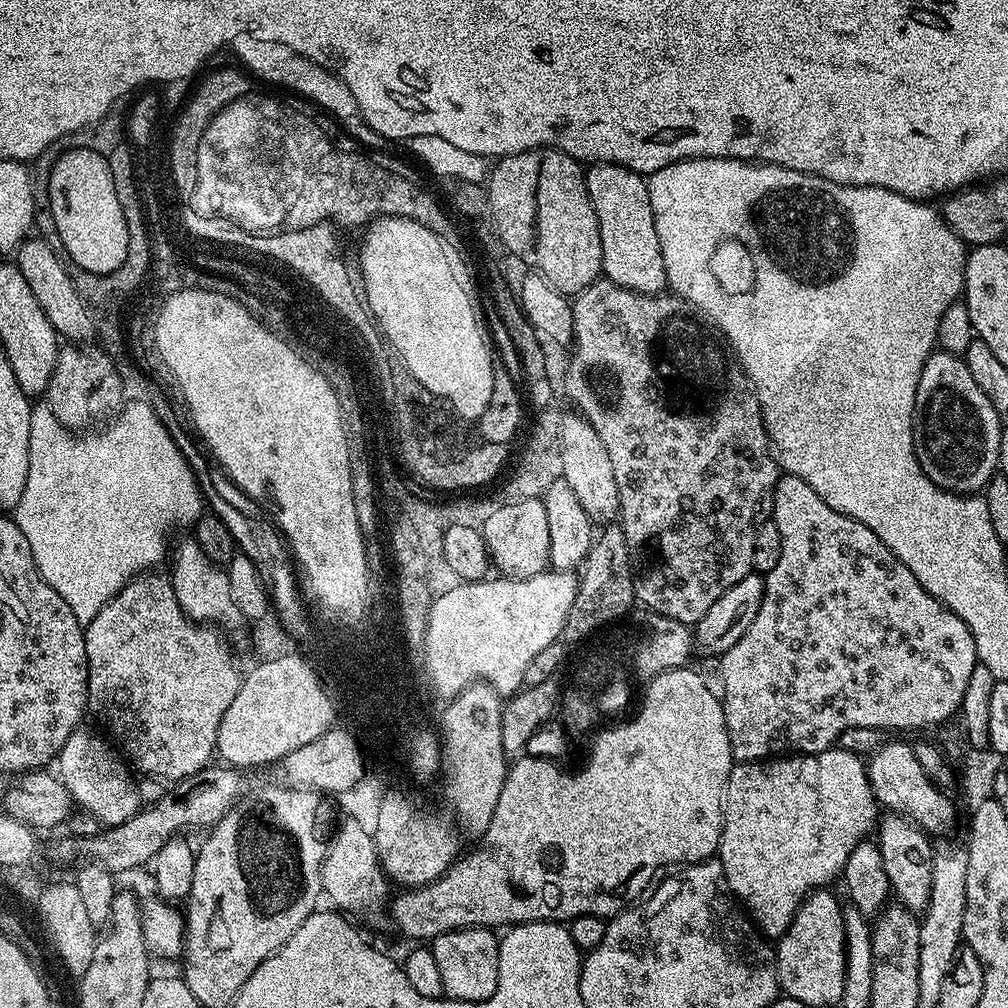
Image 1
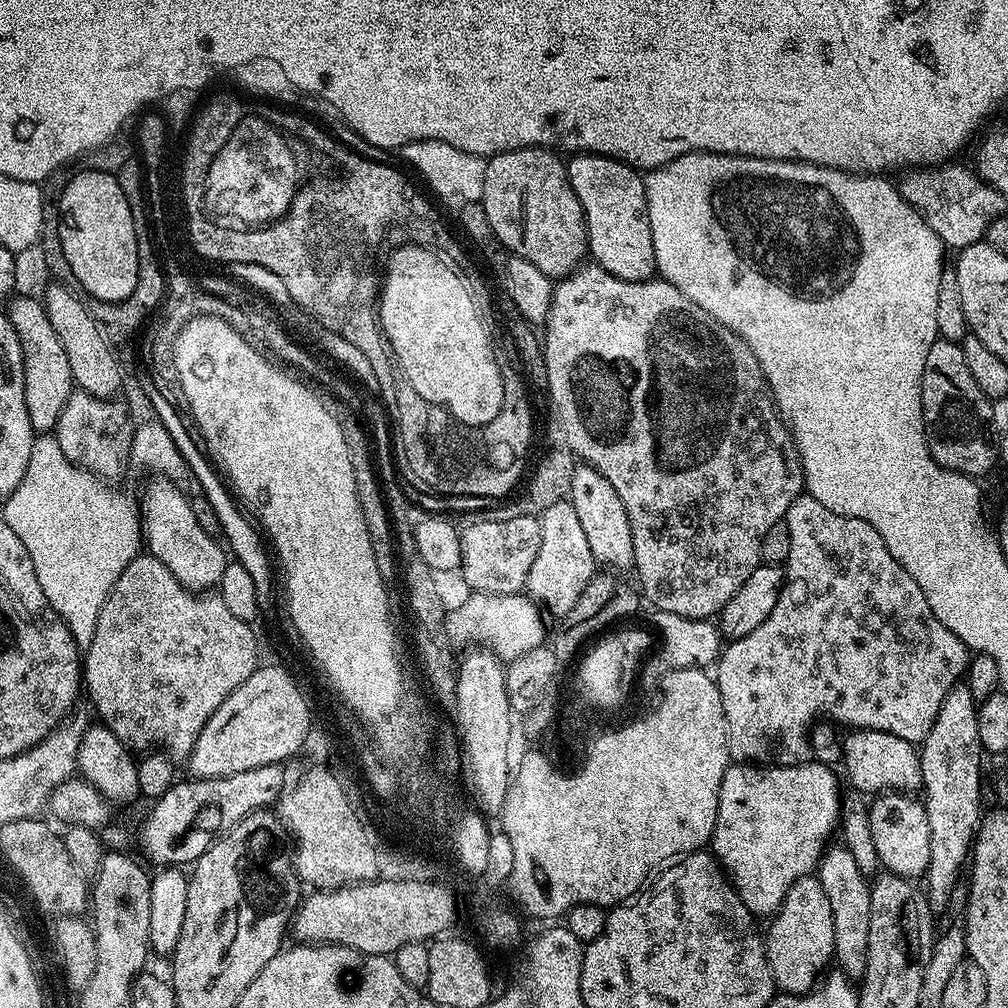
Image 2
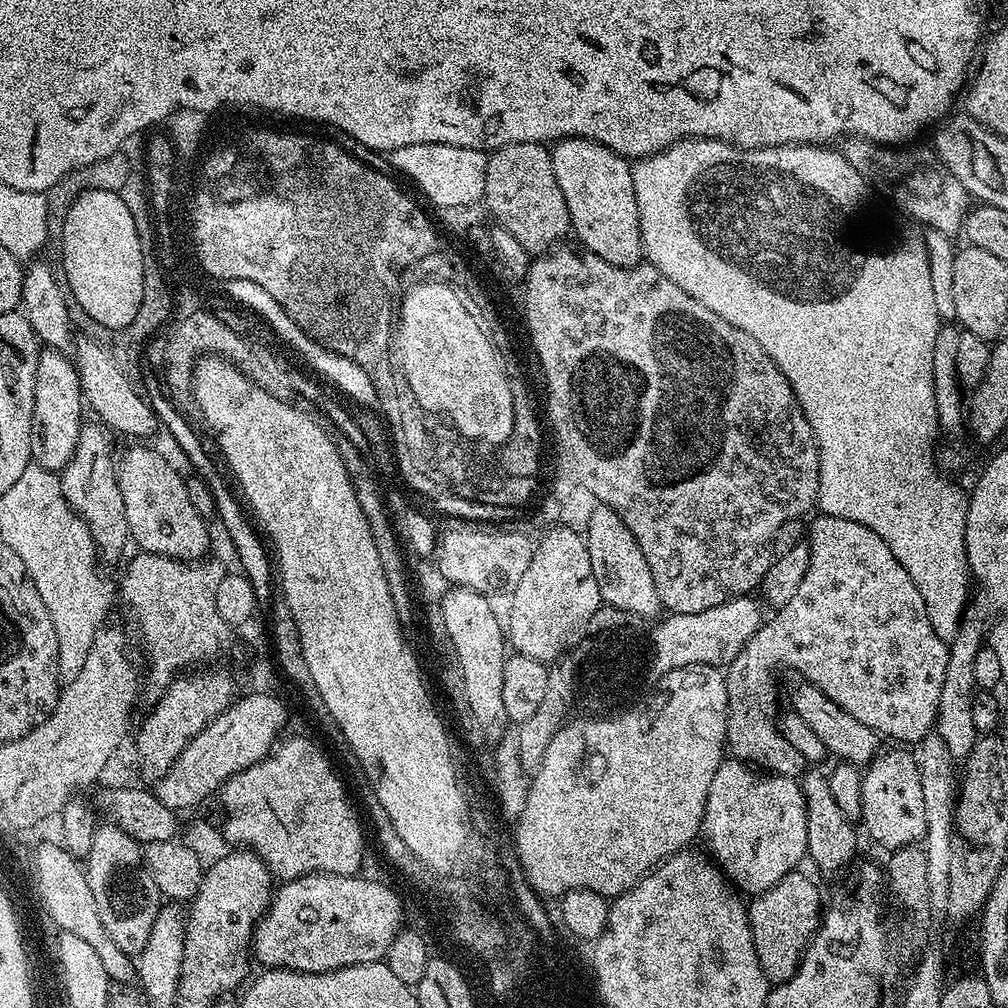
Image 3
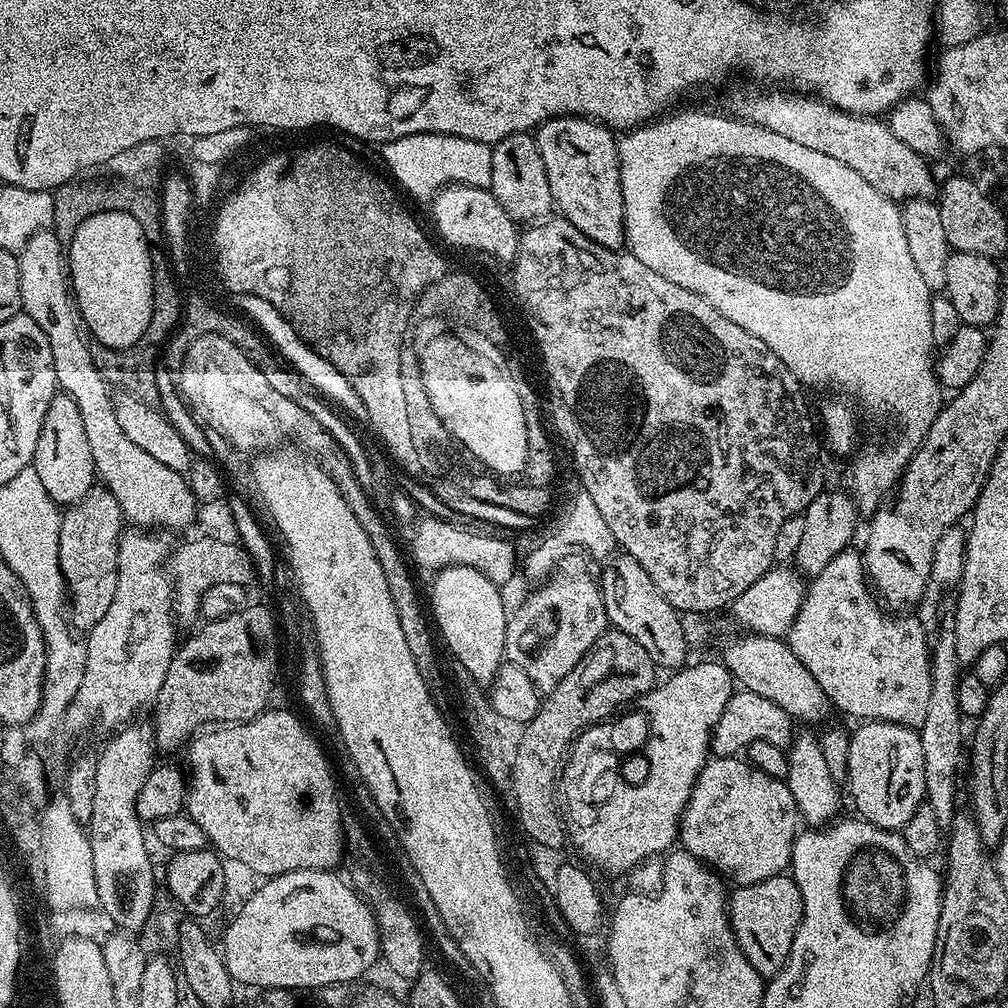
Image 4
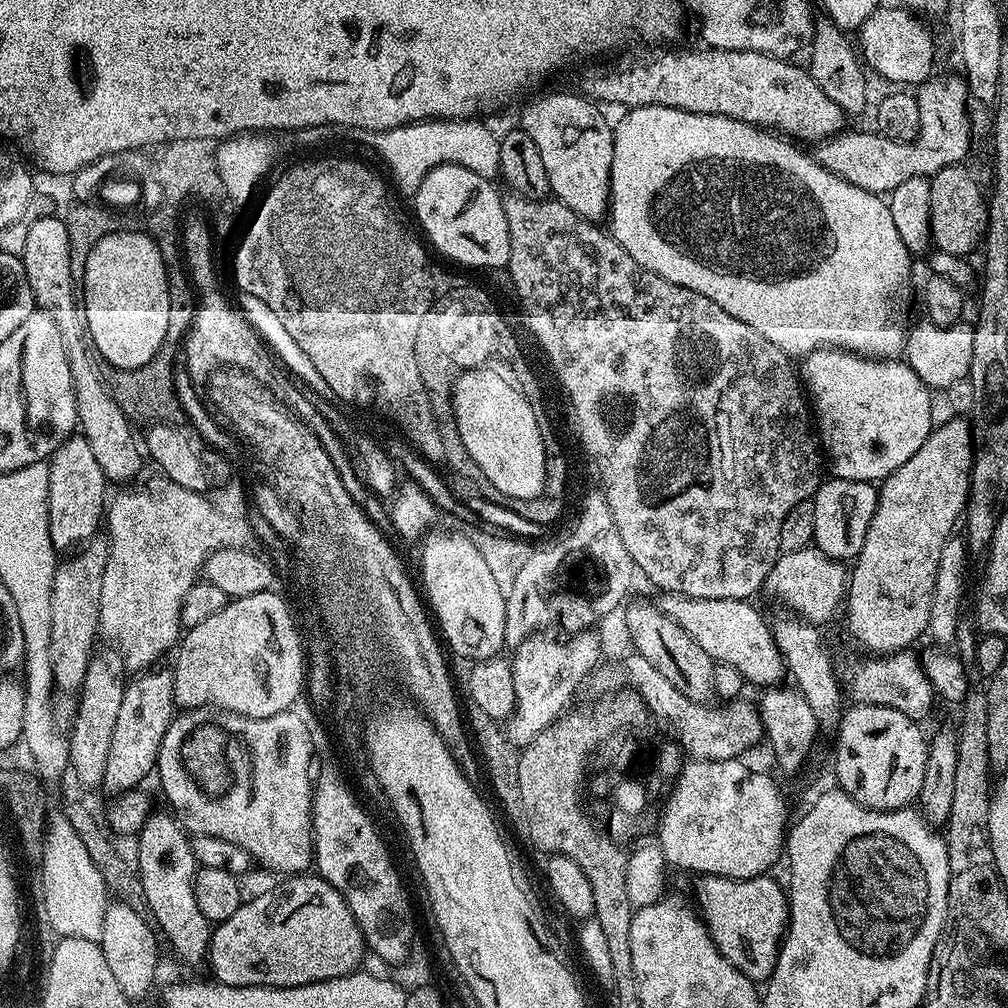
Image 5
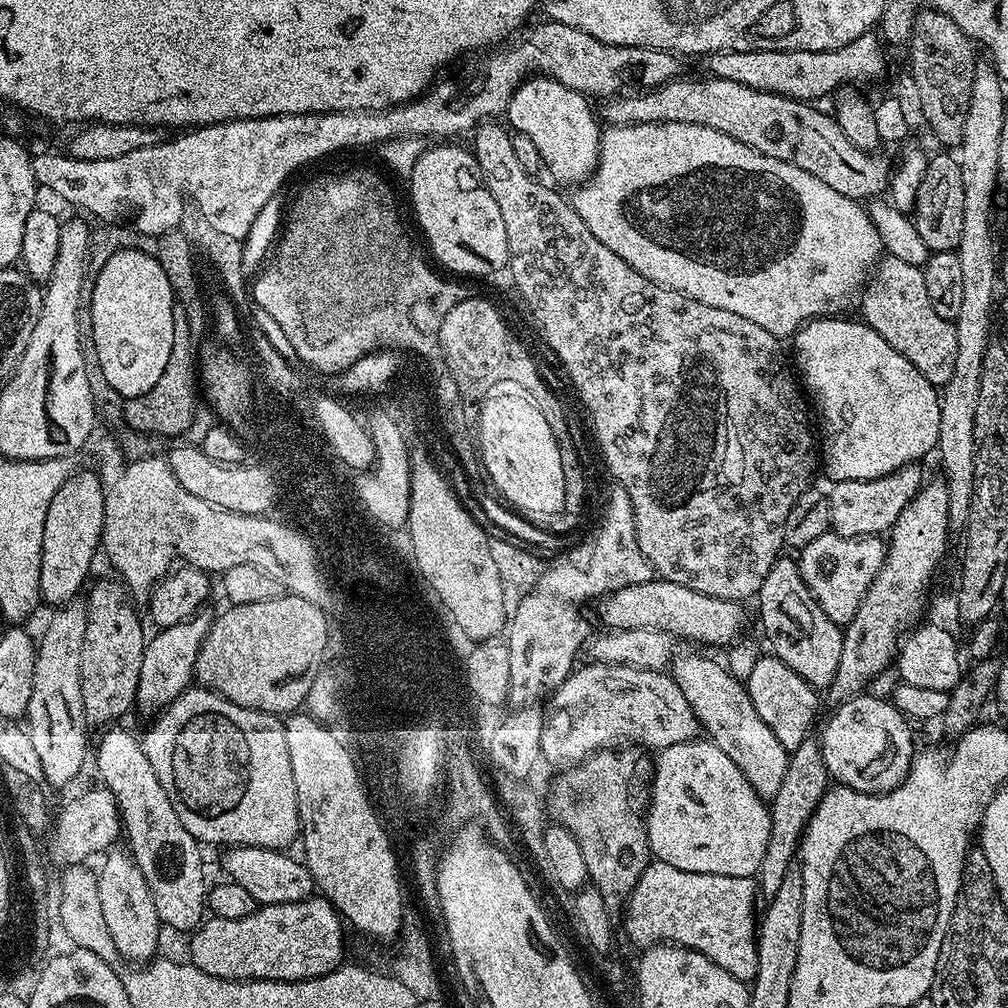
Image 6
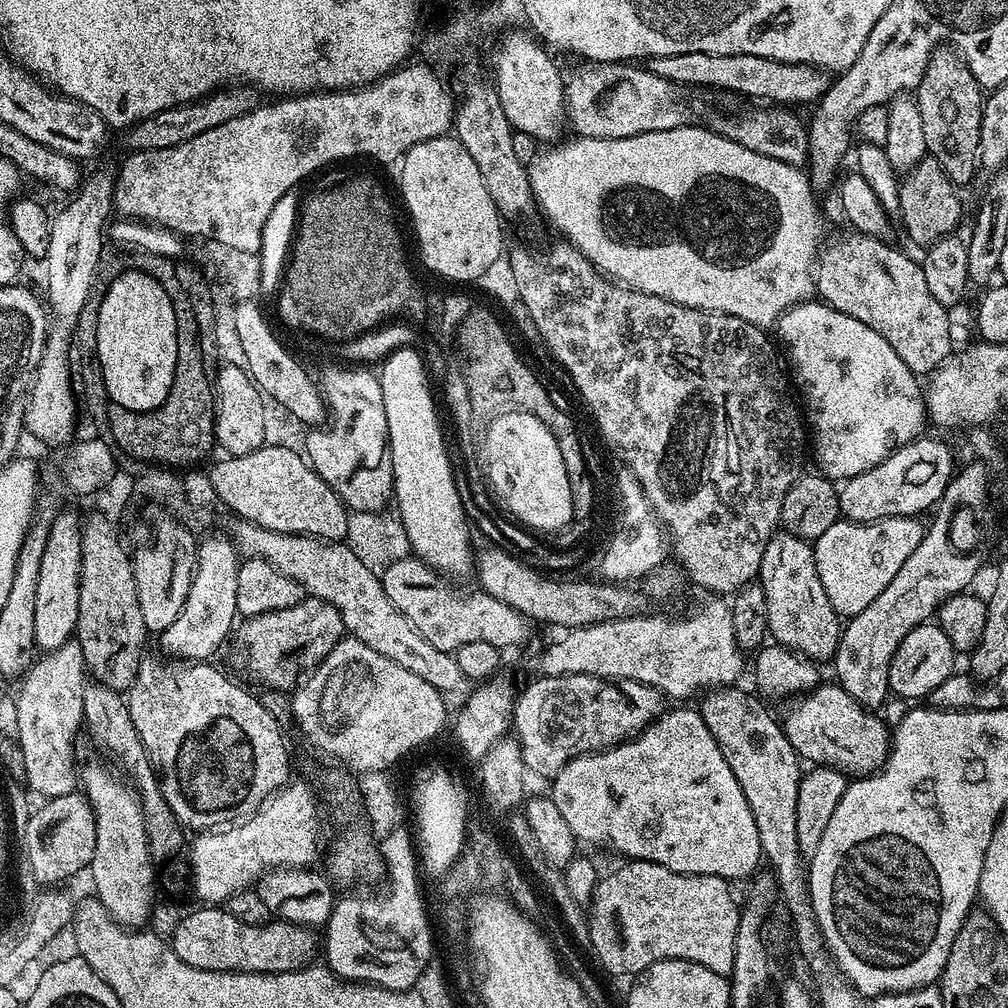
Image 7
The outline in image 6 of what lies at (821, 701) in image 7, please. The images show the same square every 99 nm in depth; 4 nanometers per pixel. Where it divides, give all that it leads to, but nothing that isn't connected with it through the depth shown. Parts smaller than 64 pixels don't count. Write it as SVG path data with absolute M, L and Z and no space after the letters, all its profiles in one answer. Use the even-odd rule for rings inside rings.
M868 695L850 696L835 705L831 709L832 717L818 733L818 739L822 762L826 762L828 775L837 785L866 794L883 794L894 790L906 779L918 745L912 741L913 725L891 699L879 700Z

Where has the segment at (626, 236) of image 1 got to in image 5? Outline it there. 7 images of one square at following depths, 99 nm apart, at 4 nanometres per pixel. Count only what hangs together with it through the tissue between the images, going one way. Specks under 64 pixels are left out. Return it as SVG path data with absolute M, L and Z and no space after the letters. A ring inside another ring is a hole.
M552 92L530 101L520 116L519 127L534 138L534 146L538 146L538 154L542 154L551 195L574 210L574 214L596 222L610 208L614 128L593 101L575 95Z

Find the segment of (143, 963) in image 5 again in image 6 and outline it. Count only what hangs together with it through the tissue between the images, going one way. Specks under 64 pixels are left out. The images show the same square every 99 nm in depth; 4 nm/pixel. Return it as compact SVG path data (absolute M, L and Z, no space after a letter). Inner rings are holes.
M112 850L103 857L104 865L98 868L98 902L102 902L102 915L106 917L106 926L110 930L110 938L114 938L117 957L128 962L148 962L157 955L156 947L160 944L162 925L158 918L158 910L154 910L154 898L150 898L150 886L146 886L146 878L142 870L138 870L135 860L127 851Z

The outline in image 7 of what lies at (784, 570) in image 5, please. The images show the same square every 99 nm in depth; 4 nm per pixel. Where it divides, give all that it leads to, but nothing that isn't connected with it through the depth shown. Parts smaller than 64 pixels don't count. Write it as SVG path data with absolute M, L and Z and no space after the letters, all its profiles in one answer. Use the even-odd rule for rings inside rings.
M887 516L875 520L873 524L855 524L852 520L839 519L814 542L812 553L818 568L818 578L822 578L822 590L830 598L837 616L851 618L862 614L890 582L894 574L902 570L906 558L918 550L926 528L914 516Z

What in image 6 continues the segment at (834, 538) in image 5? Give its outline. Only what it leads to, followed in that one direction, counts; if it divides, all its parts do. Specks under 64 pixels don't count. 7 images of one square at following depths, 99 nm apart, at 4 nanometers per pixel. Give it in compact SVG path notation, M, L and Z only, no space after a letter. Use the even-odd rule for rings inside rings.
M919 463L907 464L905 468L899 468L897 472L873 480L835 481L833 488L836 489L828 496L828 509L830 510L828 523L831 531L836 532L839 536L880 536L887 533L891 529L892 523L898 518L898 514L906 508L916 491L922 487L920 467Z

